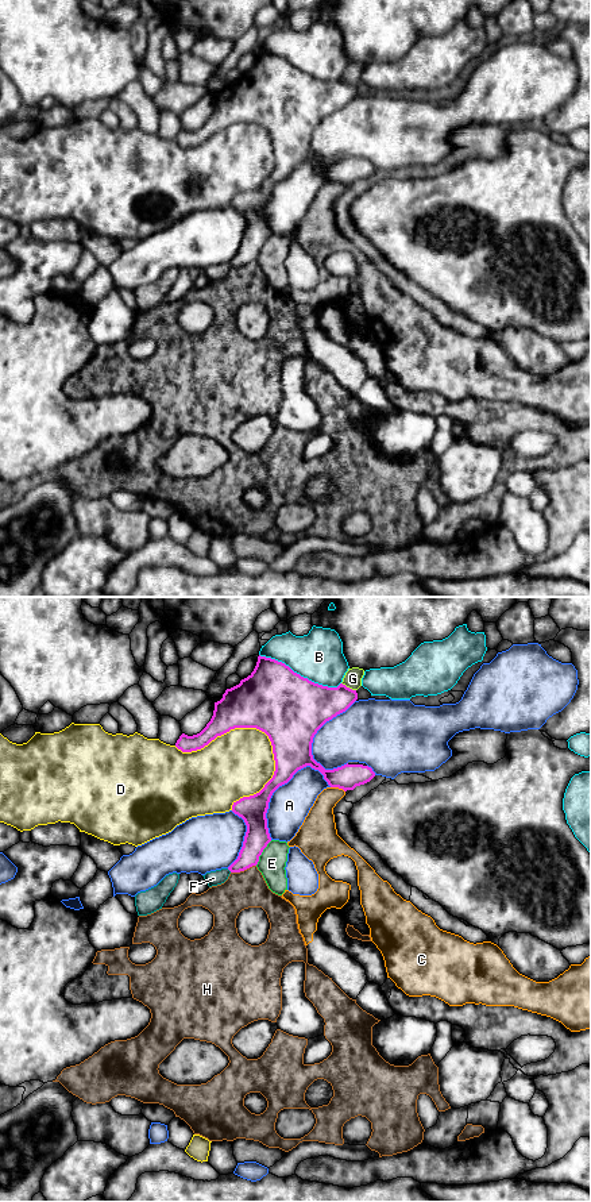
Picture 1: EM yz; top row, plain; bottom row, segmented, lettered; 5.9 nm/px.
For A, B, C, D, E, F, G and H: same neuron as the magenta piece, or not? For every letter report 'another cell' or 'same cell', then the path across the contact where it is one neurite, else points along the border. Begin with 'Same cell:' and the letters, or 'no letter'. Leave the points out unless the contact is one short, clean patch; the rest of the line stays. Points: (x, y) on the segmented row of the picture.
Same cell: no letter
A: another cell
B: another cell
C: another cell
D: another cell
E: another cell; border yz (271, 840), (255, 865)
F: another cell
G: another cell
H: another cell

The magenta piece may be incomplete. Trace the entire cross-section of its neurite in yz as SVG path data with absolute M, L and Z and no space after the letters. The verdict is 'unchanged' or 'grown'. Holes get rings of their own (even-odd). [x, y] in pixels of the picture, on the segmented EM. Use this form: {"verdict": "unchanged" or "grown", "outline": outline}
{"verdict": "unchanged", "outline": "M258 656L254 671L239 685L227 689L223 698L215 702L215 710L210 721L197 735L188 736L182 733L175 747L182 752L192 752L204 748L217 736L221 736L235 728L256 728L264 732L273 746L275 771L264 787L250 797L243 797L233 802L232 812L242 817L247 825L243 847L237 859L228 867L231 872L240 872L256 866L263 850L271 841L266 813L273 793L287 783L293 775L310 766L318 770L331 787L339 787L344 791L354 790L356 786L370 782L375 773L371 767L363 764L344 764L333 770L325 770L313 759L312 743L317 731L337 714L345 712L358 700L356 690L340 683L337 687L328 687L309 681L294 673L289 666L271 658Z"}

